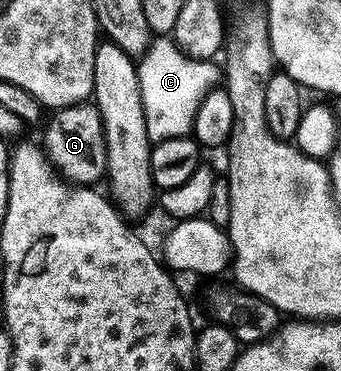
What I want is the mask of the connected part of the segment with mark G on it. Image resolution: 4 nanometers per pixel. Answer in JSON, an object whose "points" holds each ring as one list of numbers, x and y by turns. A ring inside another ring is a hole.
{"points":[[95,104,65,106,57,109,48,122,48,131,44,134,43,149,49,162,69,183,96,184,105,177,108,168,108,153,104,143,104,125]]}

